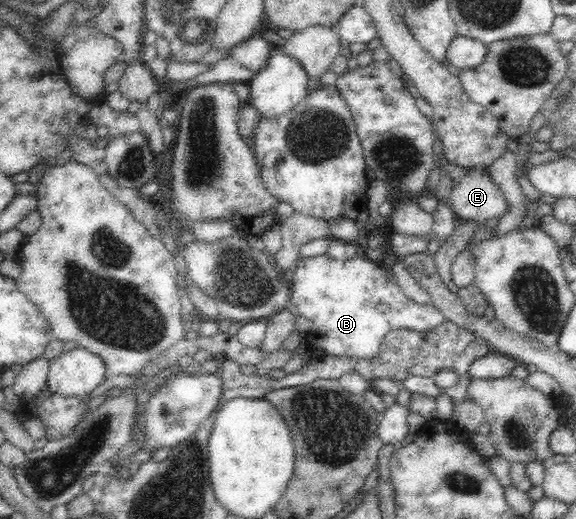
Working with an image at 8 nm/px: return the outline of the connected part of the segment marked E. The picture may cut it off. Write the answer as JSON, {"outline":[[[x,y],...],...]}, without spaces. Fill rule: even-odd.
{"outline":[[[473,167],[468,169],[469,174],[454,183],[450,192],[450,207],[454,210],[458,219],[463,221],[485,222],[492,218],[499,220],[508,212],[508,202],[504,192],[491,181],[485,167]]]}

